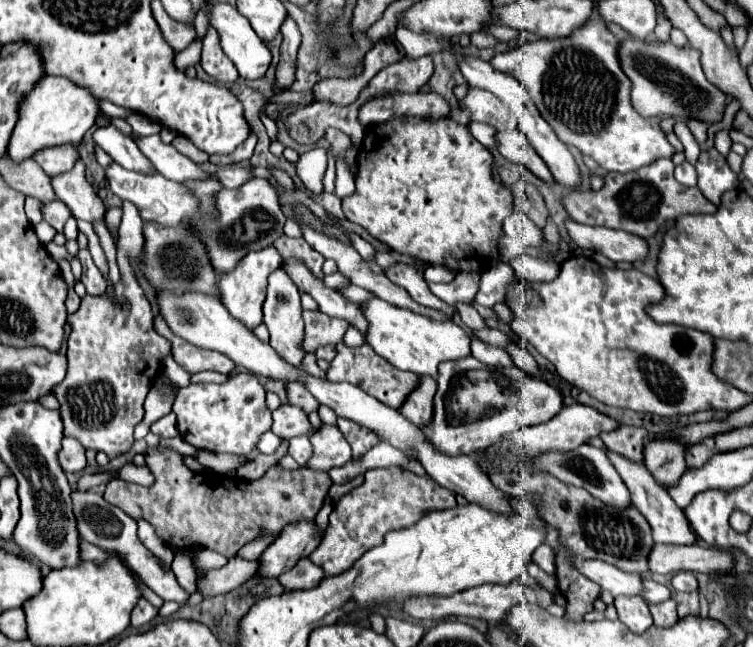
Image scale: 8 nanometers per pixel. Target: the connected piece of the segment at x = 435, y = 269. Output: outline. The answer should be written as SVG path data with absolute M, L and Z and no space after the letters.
M431 264L427 270L425 270L425 280L432 283L449 283L455 277L455 272L449 268L441 268L441 266L435 266Z

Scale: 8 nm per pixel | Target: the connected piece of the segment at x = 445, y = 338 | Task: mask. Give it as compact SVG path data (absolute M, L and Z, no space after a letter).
M373 298L363 306L365 306L365 310L363 310L365 318L369 322L369 330L365 336L367 342L381 358L391 362L399 370L409 370L409 372L415 372L421 376L437 378L437 366L441 362L461 360L471 354L469 352L471 338L465 334L465 330L461 326L457 326L451 320L435 322L427 316L419 316L411 310L403 310L393 304L387 304L381 298Z

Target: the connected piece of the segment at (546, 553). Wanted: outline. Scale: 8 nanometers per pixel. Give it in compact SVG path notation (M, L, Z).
M541 545L539 548L537 548L532 555L532 561L546 573L555 573L555 553L549 546Z

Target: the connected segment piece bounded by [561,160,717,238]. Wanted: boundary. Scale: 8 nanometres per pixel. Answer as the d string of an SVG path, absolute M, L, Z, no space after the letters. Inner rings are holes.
M655 160L653 164L627 174L609 172L605 176L605 186L601 190L579 190L579 188L569 190L561 198L561 204L565 212L571 216L571 220L579 224L625 230L641 238L653 236L657 228L669 218L675 220L681 214L709 214L717 210L715 204L711 204L709 200L705 200L705 196L701 196L701 190L697 186L687 188L677 184L677 180L673 178L671 160Z

